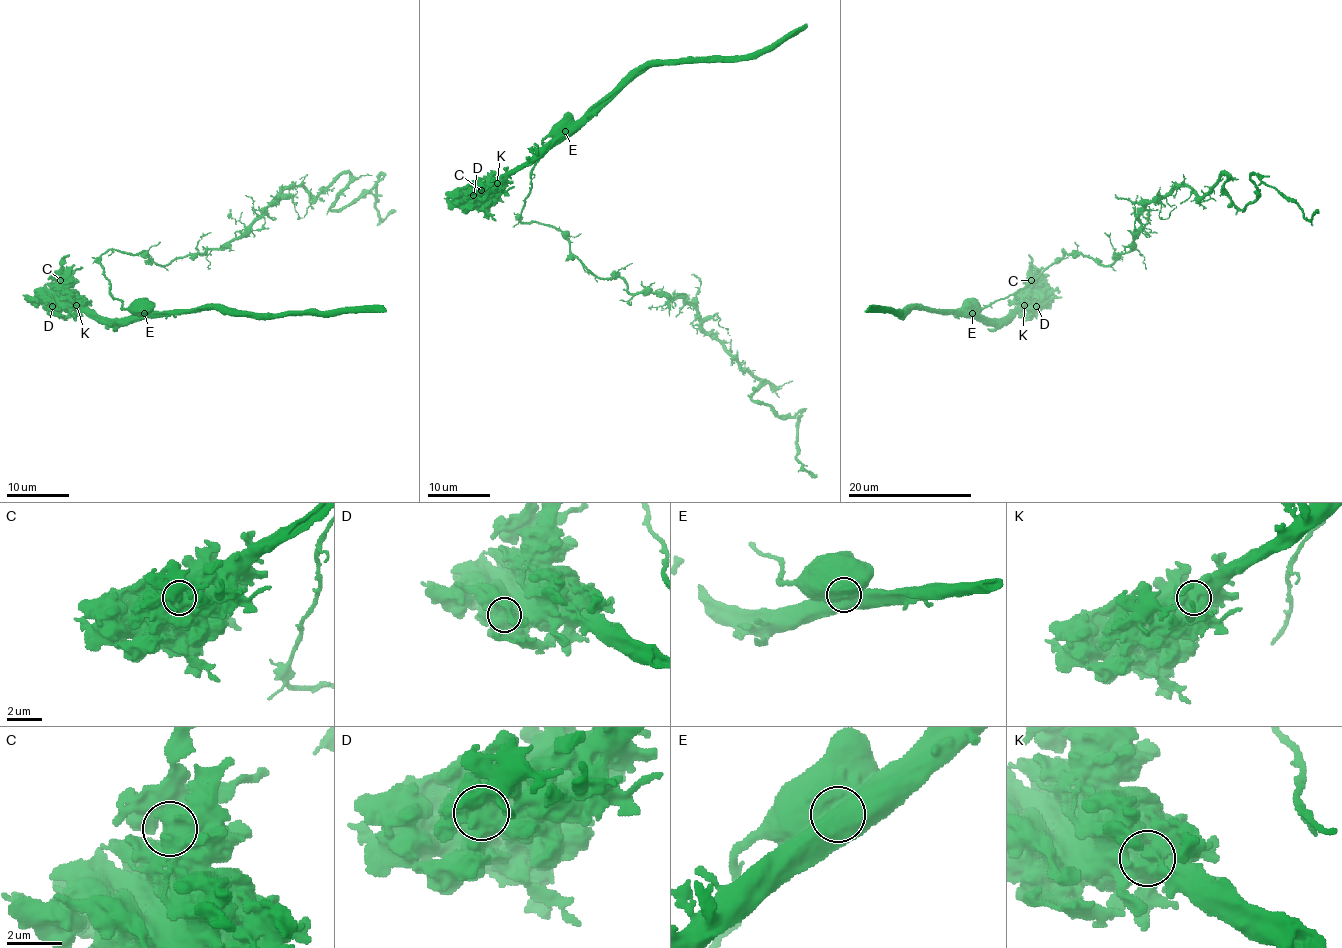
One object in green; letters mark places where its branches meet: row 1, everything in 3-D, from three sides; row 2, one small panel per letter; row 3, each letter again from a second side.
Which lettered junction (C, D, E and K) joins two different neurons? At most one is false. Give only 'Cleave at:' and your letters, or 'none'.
Cleave at: E

